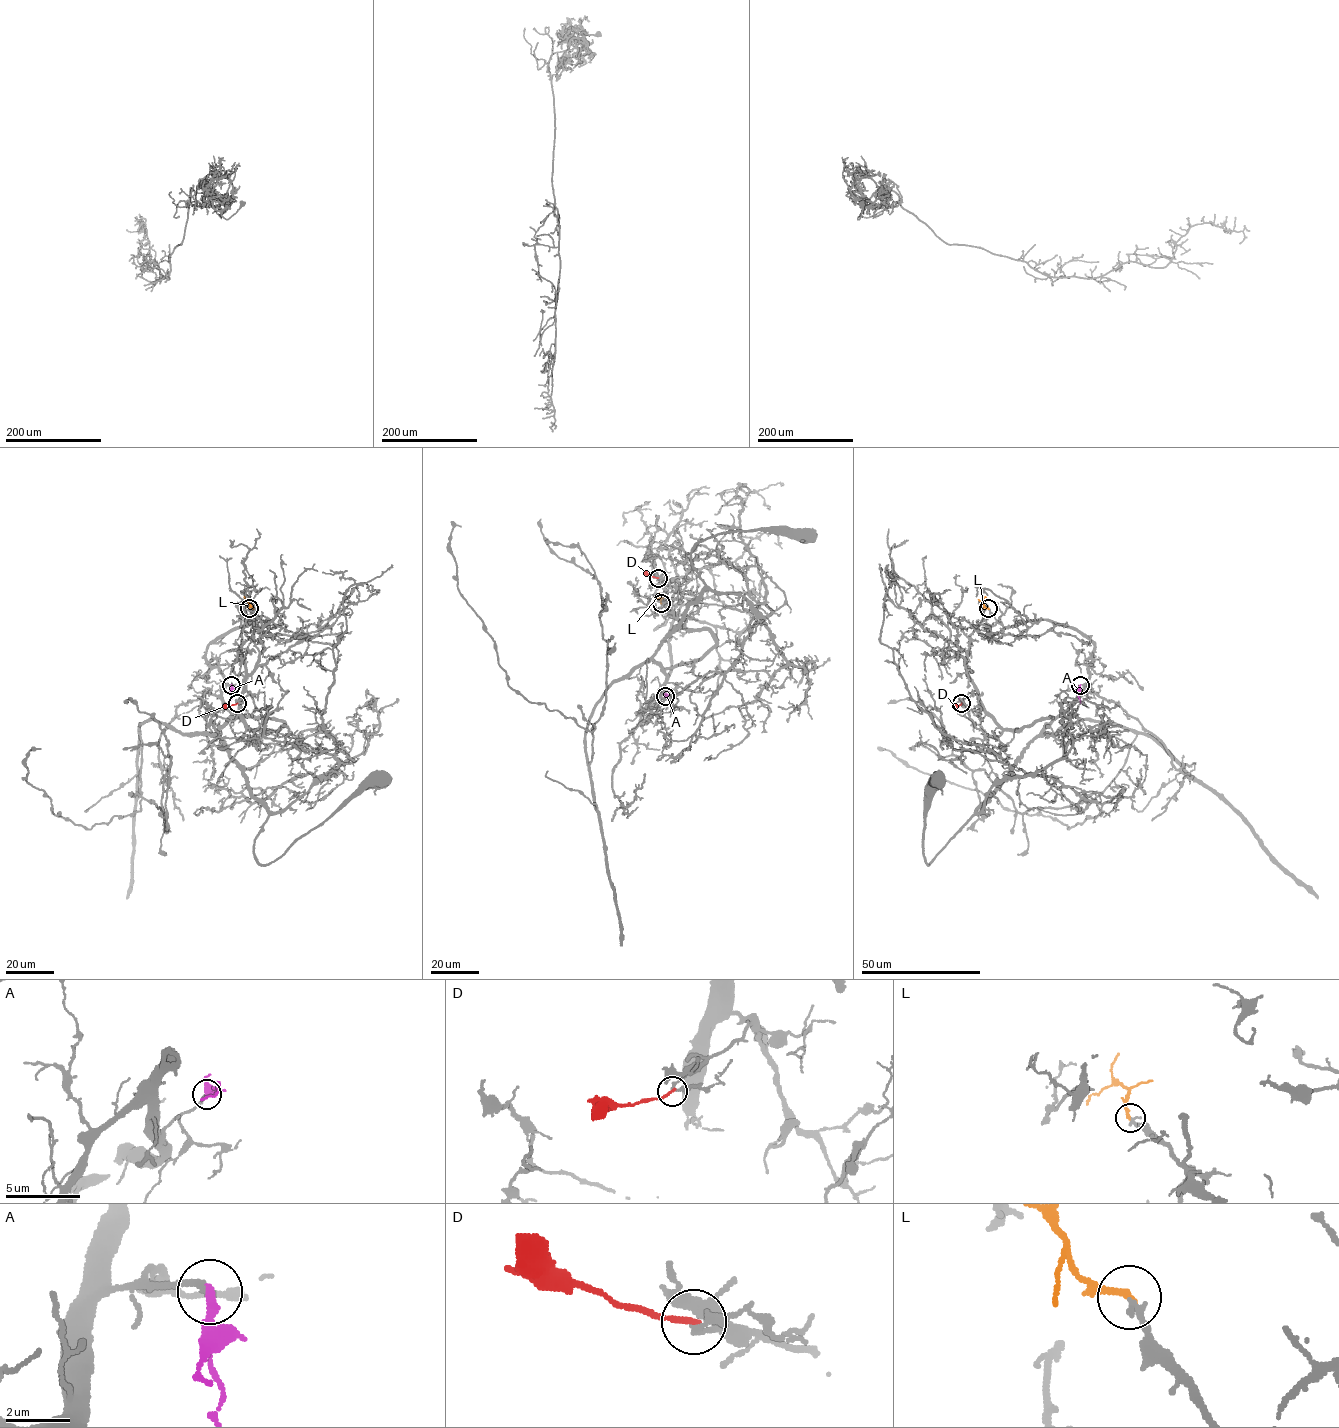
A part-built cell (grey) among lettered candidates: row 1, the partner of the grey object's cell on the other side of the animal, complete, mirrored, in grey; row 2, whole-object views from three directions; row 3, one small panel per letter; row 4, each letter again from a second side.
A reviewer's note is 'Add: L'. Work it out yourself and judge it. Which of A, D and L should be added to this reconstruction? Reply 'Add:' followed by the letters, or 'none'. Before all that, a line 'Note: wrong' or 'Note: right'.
Note: right
Add: L

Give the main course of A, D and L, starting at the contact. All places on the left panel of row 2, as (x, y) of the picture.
A: (231, 685), (232, 696), (228, 703)
D: (236, 703), (224, 707)
L: (249, 608), (244, 596)

